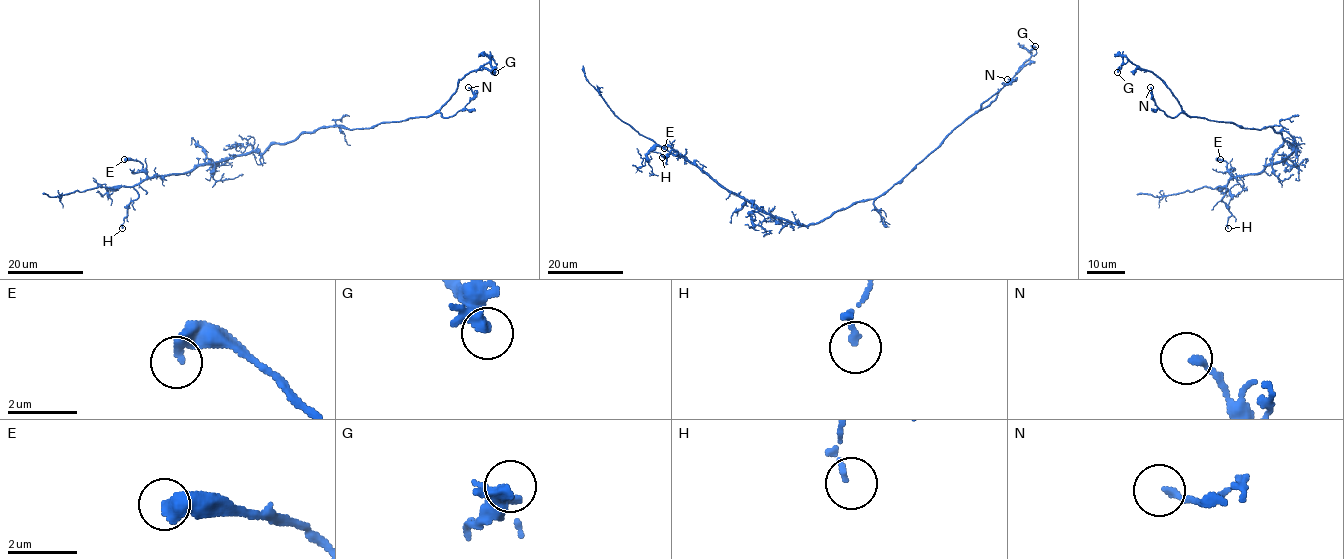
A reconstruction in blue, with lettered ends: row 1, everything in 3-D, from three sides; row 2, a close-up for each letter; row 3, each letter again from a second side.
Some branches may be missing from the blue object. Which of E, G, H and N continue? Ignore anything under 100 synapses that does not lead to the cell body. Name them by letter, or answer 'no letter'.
no letter

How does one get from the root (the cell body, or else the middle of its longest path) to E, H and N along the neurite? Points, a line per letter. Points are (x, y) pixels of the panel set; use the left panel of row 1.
E: (283, 143), (271, 144), (262, 152), (202, 164), (185, 173), (151, 177), (140, 163), (124, 159)
H: (283, 143), (139, 182), (122, 228)
N: (283, 143), (322, 127), (373, 128), (380, 123), (438, 112), (451, 117), (473, 97), (468, 87)

